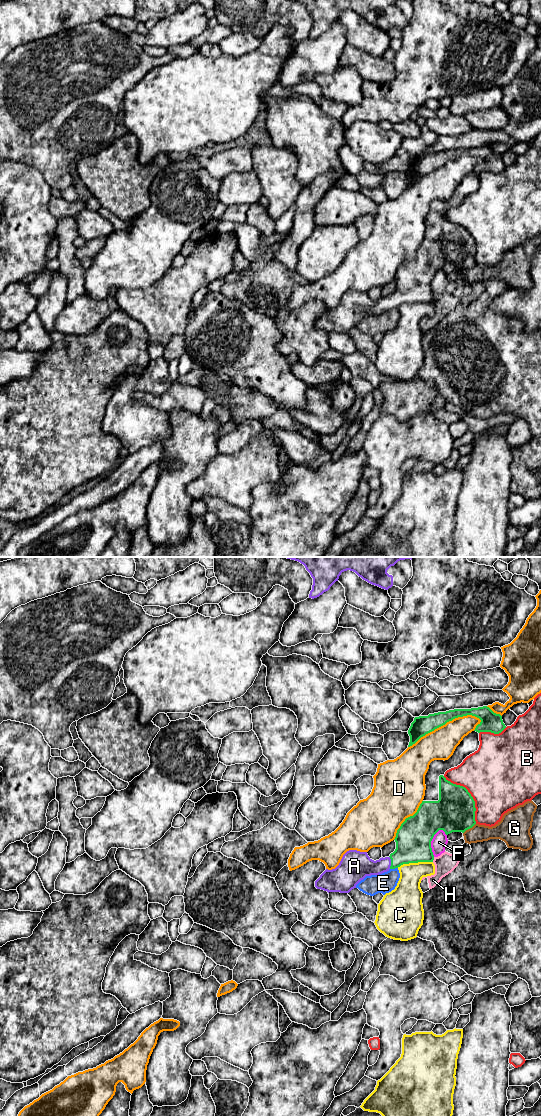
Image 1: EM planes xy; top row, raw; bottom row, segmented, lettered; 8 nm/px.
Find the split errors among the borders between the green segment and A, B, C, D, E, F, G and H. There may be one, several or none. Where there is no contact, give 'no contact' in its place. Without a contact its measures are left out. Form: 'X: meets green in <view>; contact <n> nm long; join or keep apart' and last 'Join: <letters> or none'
A: meets green in xy; contact 100 nm long; join
B: meets green in xy; contact 460 nm long; keep apart
C: meets green in xy; contact 300 nm long; keep apart
D: meets green in xy; contact 650 nm long; keep apart
E: meets green in xy; contact 70 nm long; keep apart
F: meets green in xy; contact 240 nm long; keep apart
G: meets green in xy; contact 130 nm long; keep apart
H: meets green in xy; contact 40 nm long; keep apart
Join: A

